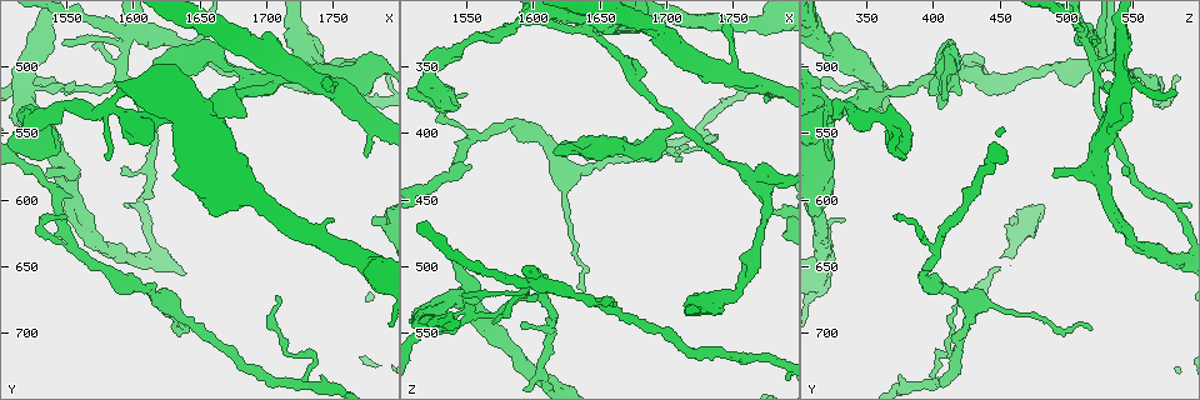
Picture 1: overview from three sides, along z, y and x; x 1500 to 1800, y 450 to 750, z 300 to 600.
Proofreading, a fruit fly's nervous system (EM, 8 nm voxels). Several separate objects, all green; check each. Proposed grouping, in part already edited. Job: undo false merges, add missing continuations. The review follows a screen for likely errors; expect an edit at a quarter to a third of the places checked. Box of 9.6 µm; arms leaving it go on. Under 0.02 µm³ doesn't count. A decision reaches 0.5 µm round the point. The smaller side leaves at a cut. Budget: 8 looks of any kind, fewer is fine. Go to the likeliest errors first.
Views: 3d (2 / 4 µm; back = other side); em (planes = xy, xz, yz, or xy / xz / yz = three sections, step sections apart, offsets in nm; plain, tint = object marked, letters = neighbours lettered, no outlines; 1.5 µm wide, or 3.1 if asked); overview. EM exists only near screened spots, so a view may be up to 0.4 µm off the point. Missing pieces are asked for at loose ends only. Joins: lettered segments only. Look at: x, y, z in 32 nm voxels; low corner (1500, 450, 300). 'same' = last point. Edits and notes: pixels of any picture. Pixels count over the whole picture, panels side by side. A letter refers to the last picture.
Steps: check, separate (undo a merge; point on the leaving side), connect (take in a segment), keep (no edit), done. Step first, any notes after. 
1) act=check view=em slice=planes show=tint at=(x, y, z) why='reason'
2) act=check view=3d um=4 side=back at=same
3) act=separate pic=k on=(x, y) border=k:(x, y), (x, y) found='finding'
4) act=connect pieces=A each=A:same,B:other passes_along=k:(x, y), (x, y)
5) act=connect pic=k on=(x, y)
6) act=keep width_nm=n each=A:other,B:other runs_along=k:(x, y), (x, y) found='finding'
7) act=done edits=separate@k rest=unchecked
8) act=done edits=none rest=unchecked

act=check view=3d um=2 at=(1594, 482, 512) why='looks like a crossing'

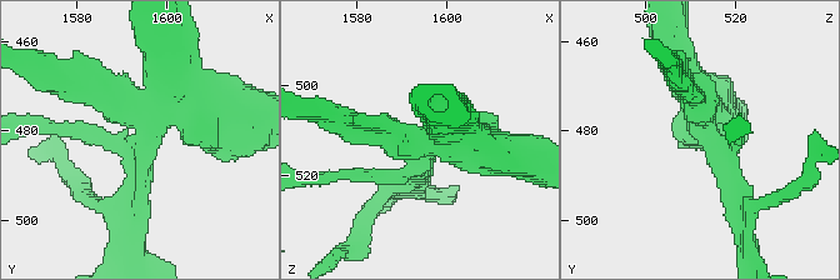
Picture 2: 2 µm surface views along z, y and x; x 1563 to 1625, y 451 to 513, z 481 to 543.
act=check view=em slice=yz step=4 show=letters at=(1596, 481, 514) why='need the tissue'

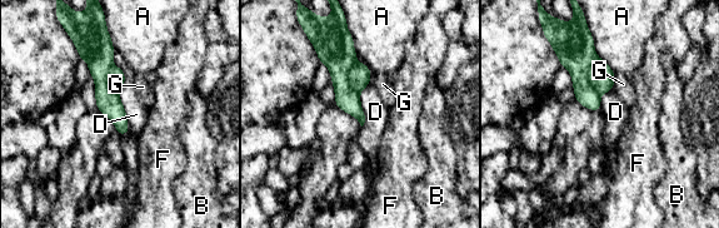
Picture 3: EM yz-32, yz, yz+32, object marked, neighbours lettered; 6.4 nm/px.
act=separate pic=3 on=(600, 77) each=A:other,B:other,D:other,F:other,G:other border=3:(595, 56), (588, 83), (599, 95) found='two cells meet here'

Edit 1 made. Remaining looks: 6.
act=check view=overview

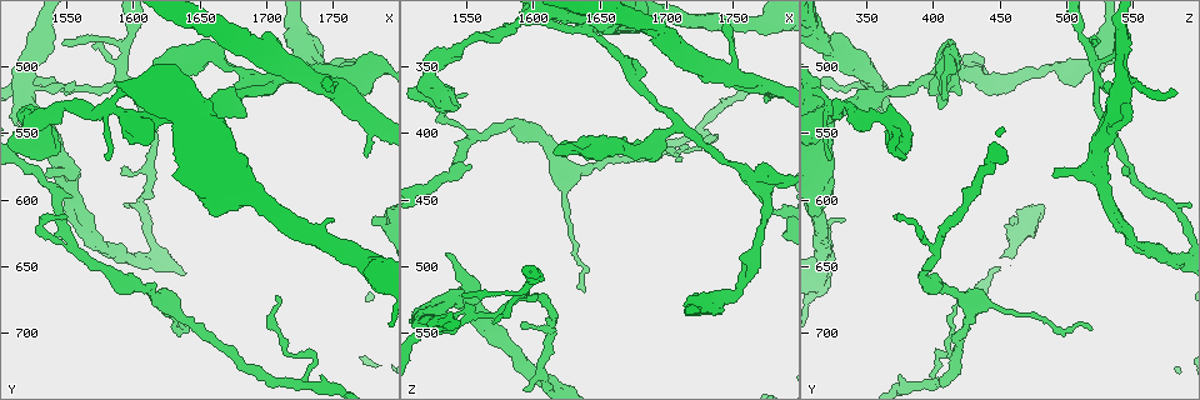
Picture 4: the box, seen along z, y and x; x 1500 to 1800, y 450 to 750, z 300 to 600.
act=check view=3d um=4 at=(1778, 618, 458) why='stops while still wide'

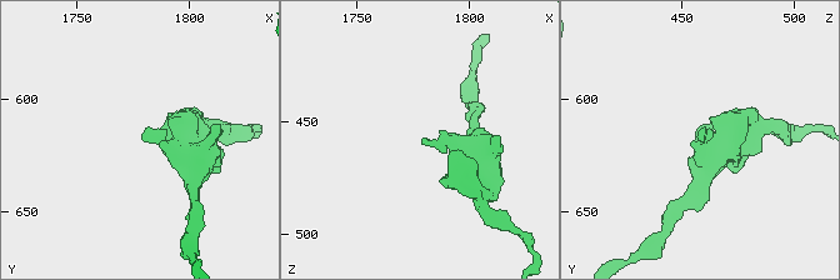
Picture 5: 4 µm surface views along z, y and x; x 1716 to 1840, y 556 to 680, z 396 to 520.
act=check view=em slice=planes show=letters at=(1778, 617, 460) why='shape alone is not enough'

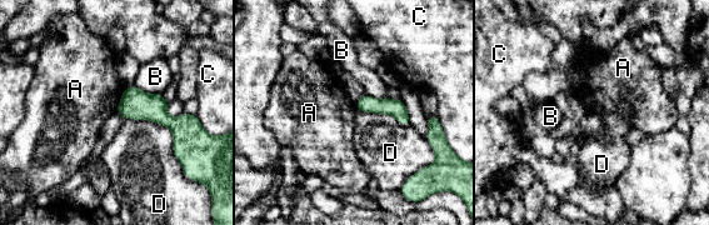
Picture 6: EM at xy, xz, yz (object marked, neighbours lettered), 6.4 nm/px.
act=keep each=A:other,B:other,C:other,D:other runs_along=6:(359, 104), (390, 106), (405, 123) found='no lettered segment goes on from it'

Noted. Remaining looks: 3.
act=check view=em slice=xz step=8 show=tint at=(1764, 506, 434) why='thick turns thin'

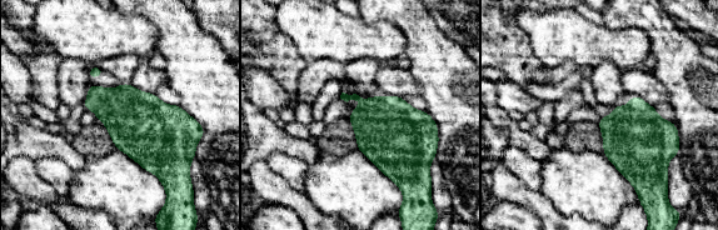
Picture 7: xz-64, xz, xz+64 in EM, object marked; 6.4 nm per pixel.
act=check view=em slice=planes show=letters at=same why='cut it another way'

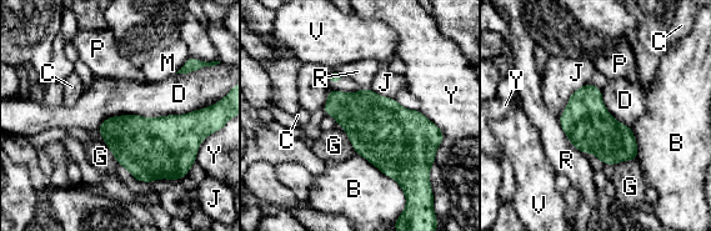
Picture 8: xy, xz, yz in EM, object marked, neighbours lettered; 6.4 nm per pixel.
act=keep each=B:other,C:other,D:other,G:other,J:other,M:other,P:other,R:other,V:other,Y:other border=8:(204, 106), (111, 115), (96, 129) found='all the same cell'

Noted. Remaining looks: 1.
act=done edits=separate@3 rest=unchecked

